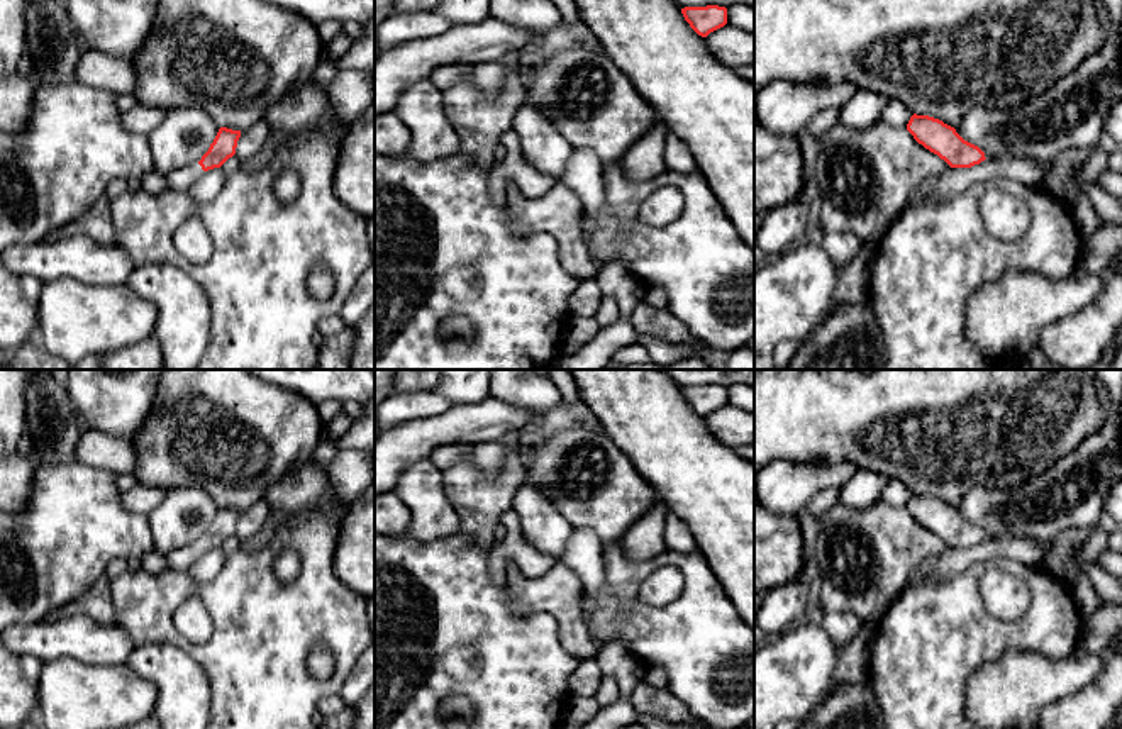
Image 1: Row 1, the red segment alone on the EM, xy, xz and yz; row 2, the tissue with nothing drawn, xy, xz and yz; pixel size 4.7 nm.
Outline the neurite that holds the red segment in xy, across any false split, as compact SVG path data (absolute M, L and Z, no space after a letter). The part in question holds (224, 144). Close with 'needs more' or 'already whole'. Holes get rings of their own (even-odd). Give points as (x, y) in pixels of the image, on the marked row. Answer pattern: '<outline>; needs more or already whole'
M220 127L208 151L198 163L192 163L171 173L166 173L168 190L186 193L186 190L202 176L203 171L220 168L236 154L241 131Z; needs more

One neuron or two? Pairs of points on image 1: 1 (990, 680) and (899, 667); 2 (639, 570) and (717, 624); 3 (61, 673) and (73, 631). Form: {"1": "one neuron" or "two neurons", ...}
{"1": "two neurons", "2": "one neuron", "3": "two neurons"}

